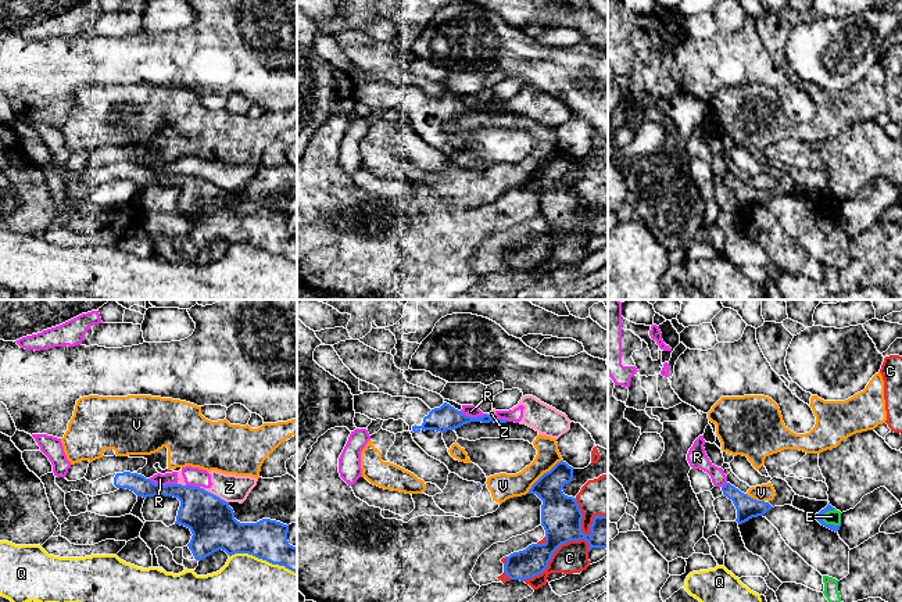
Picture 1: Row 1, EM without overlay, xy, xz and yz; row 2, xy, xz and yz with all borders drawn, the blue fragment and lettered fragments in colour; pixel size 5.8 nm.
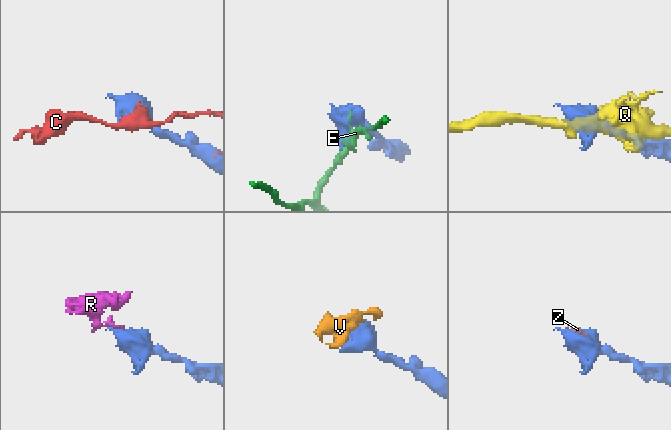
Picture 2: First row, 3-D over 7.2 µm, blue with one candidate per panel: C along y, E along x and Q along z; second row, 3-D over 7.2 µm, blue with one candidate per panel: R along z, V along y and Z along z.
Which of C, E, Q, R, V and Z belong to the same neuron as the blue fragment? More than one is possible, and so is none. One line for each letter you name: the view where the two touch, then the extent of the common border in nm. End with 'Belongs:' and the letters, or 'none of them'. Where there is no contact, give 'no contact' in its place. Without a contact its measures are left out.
Belongs: none of them

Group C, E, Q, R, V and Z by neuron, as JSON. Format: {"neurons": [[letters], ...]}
{"neurons": [["C"], ["E"], ["Q"], ["R", "Z"], ["V"]]}

